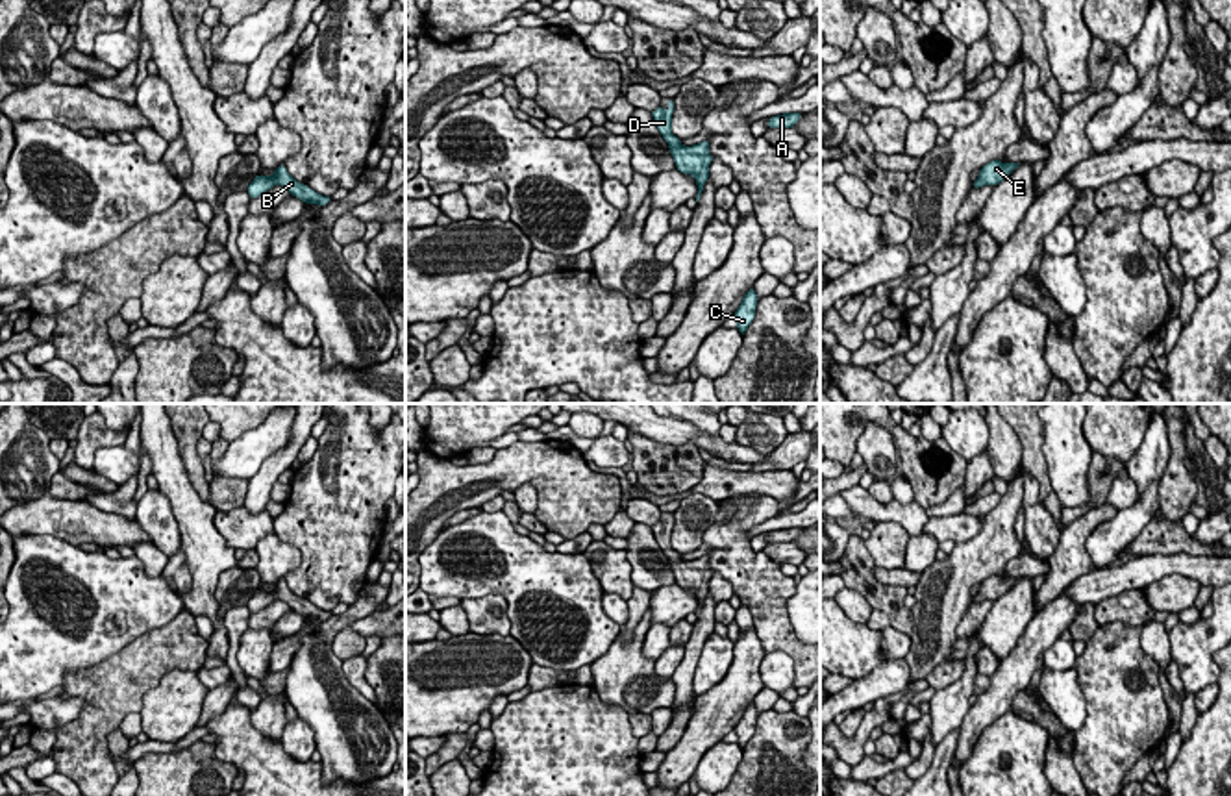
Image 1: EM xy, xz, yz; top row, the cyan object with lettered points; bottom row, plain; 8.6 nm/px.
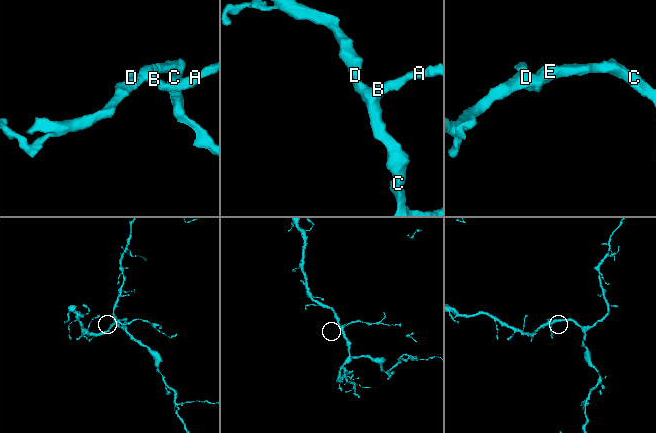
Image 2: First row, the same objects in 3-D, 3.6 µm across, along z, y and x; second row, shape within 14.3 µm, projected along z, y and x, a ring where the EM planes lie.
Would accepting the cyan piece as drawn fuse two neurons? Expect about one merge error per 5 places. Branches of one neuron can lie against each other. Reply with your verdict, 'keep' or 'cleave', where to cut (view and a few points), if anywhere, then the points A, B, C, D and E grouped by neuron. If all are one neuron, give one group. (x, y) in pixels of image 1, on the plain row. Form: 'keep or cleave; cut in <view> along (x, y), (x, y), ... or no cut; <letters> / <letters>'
keep; no cut; A B C D E

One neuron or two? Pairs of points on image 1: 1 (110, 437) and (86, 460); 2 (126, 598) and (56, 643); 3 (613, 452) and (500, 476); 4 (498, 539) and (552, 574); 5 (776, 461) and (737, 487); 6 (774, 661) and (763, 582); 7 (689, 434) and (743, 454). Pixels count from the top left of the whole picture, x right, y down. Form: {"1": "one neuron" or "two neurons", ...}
{"1": "one neuron", "2": "one neuron", "3": "two neurons", "4": "one neuron", "5": "two neurons", "6": "two neurons", "7": "one neuron"}

